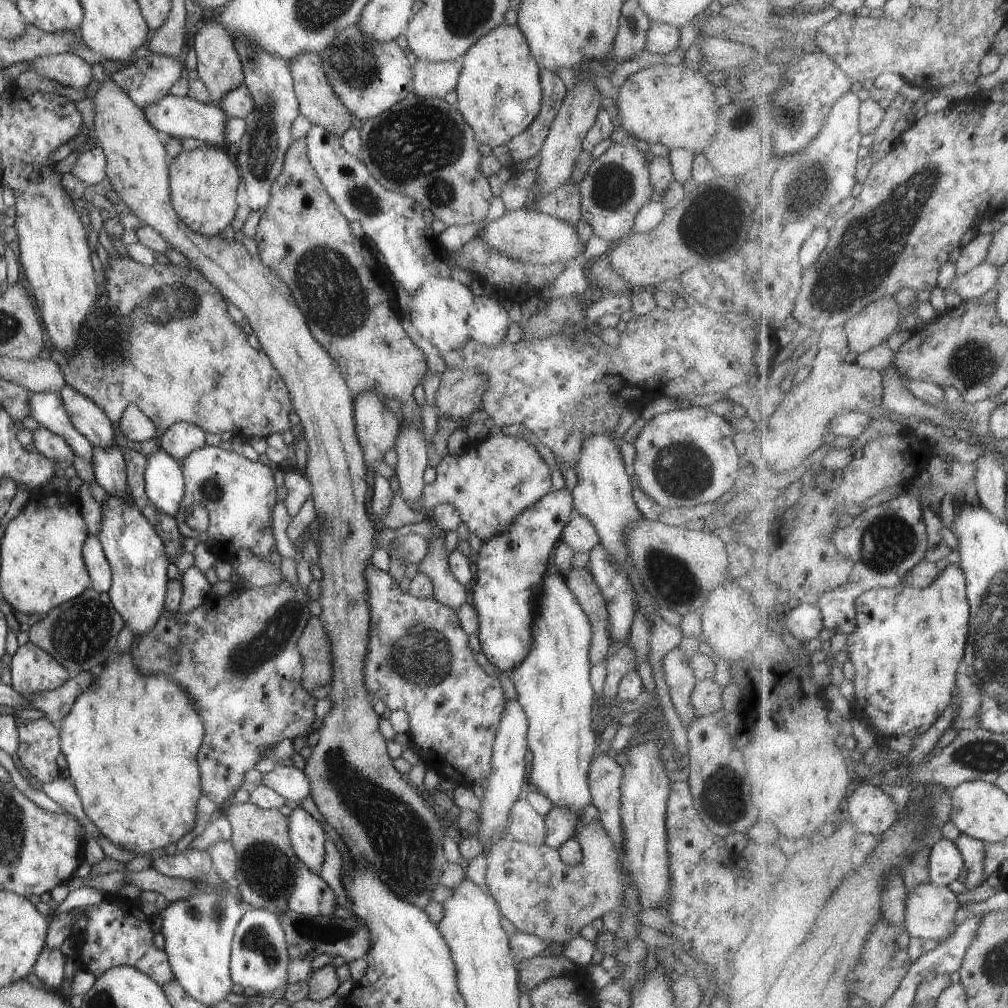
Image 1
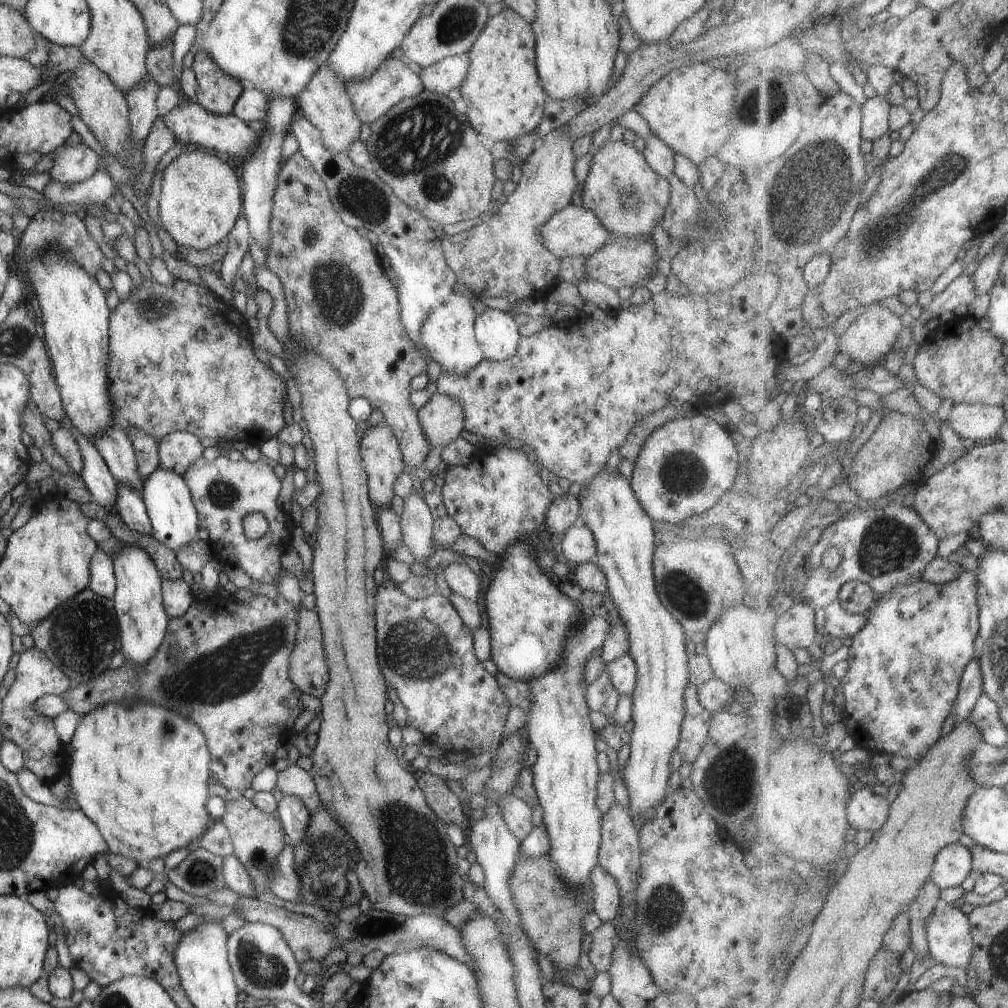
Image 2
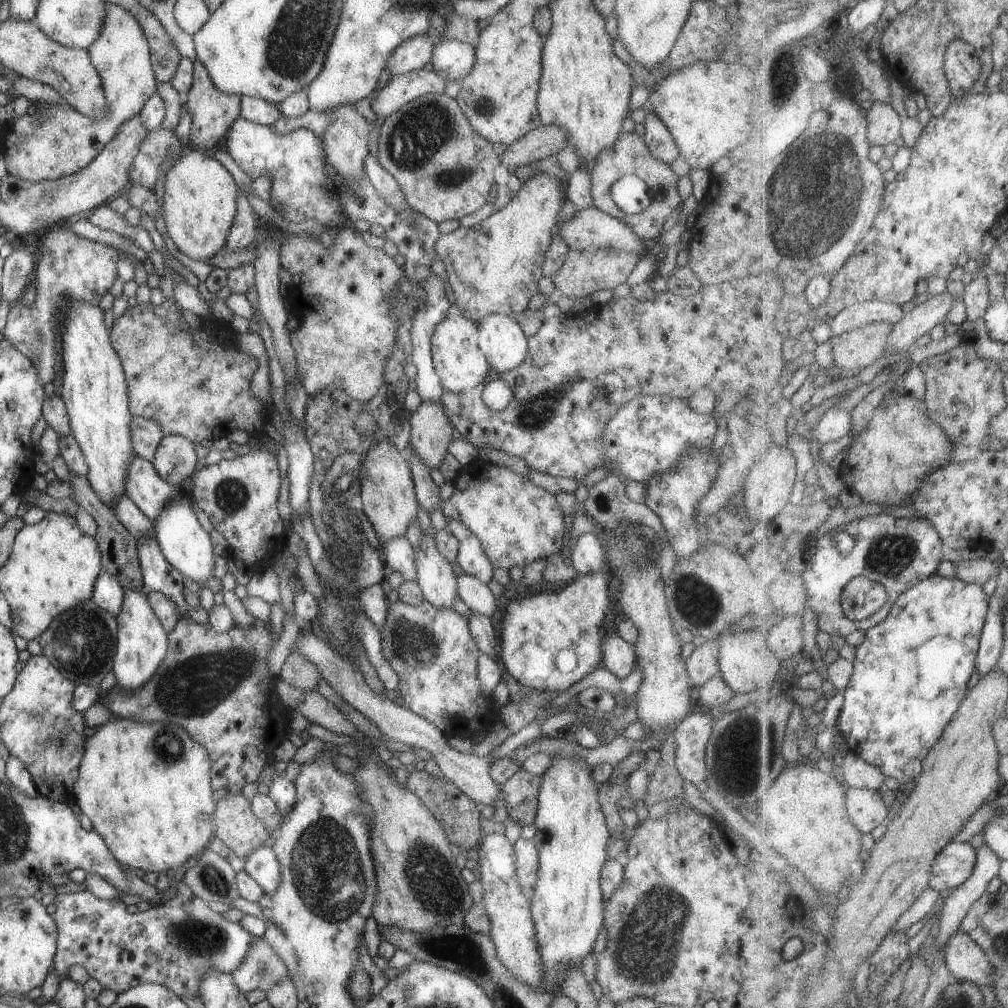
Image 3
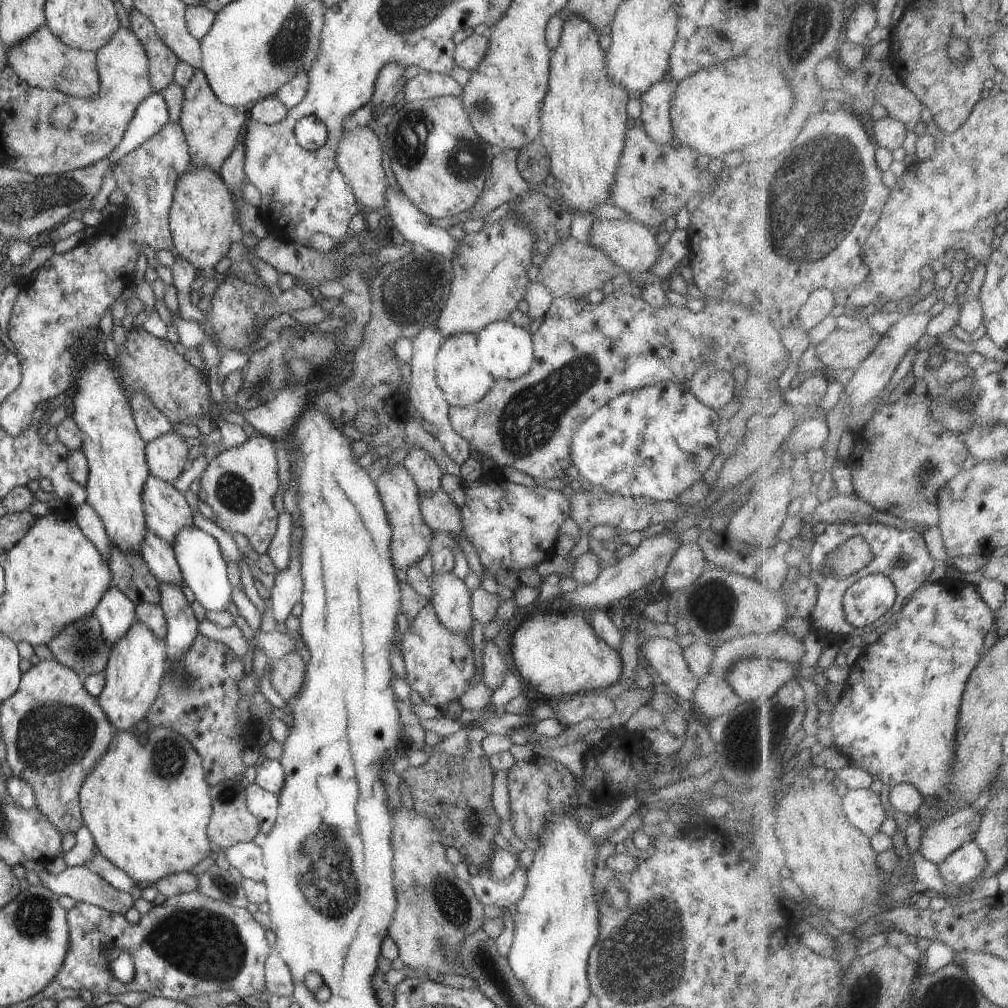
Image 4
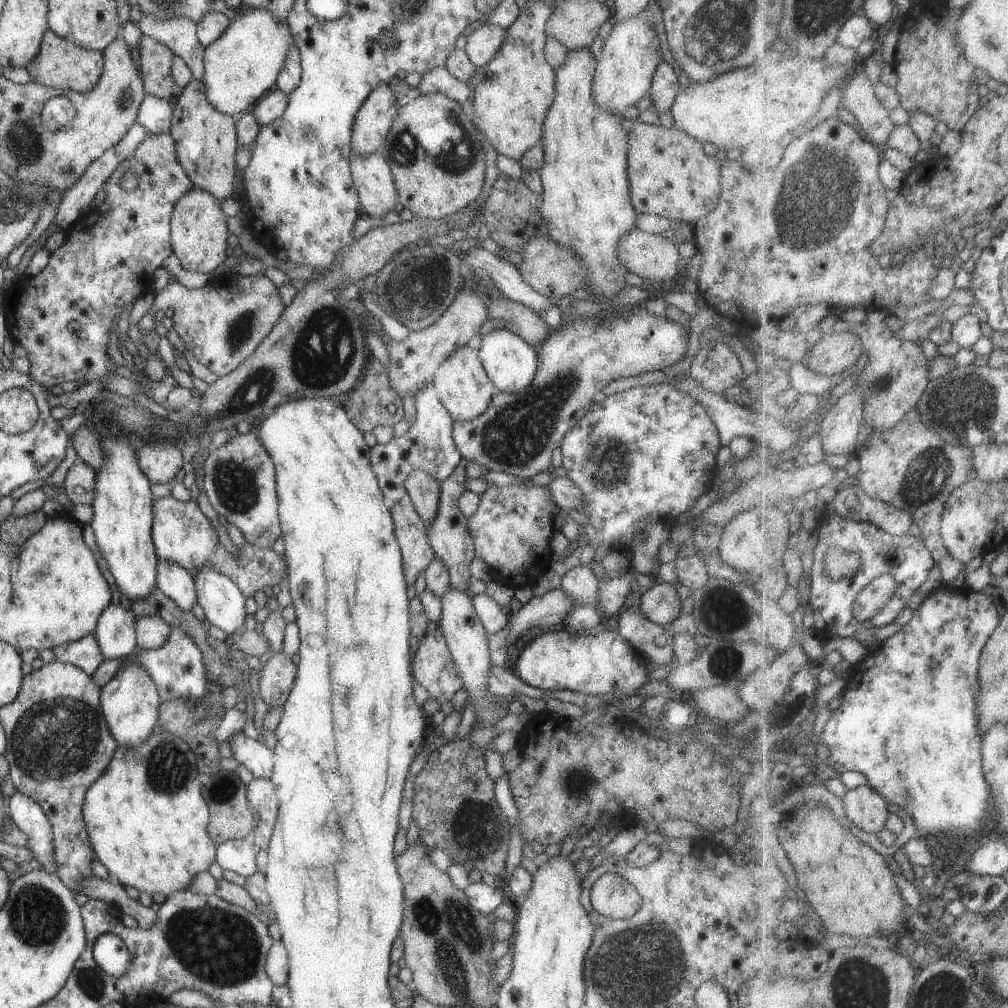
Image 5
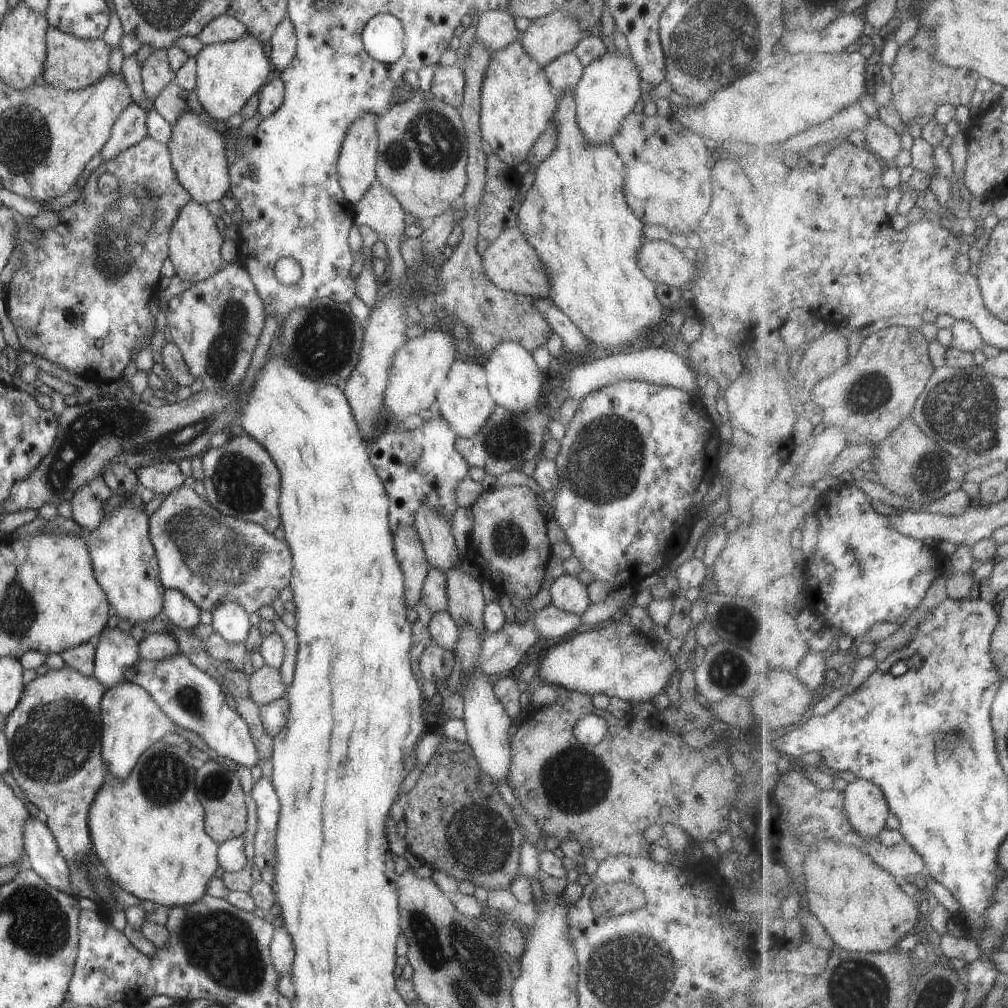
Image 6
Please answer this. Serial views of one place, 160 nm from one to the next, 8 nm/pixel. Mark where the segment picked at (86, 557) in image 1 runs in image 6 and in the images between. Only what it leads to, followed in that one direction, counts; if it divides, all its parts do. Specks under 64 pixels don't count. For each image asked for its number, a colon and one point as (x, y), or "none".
2: (102, 582)
3: (107, 594)
4: (114, 611)
5: (114, 631)
6: (114, 650)

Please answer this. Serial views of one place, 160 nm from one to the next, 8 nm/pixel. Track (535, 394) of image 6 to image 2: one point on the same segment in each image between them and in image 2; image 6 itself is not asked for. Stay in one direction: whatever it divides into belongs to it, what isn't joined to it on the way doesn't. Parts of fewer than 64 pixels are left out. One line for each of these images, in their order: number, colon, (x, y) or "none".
2: (497, 334)
3: (500, 338)
4: (505, 350)
5: (509, 362)

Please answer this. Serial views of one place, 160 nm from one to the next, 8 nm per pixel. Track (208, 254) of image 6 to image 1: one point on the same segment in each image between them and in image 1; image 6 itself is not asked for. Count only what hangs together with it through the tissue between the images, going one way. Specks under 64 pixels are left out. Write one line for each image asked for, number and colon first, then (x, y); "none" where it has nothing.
1: (202, 182)
2: (199, 200)
3: (198, 204)
4: (200, 217)
5: (198, 230)

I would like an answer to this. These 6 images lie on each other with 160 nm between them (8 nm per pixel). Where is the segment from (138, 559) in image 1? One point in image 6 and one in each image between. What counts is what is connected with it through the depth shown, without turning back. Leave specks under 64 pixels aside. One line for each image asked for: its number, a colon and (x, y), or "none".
2: (137, 598)
3: (140, 639)
4: (136, 662)
5: (129, 700)
6: (131, 721)

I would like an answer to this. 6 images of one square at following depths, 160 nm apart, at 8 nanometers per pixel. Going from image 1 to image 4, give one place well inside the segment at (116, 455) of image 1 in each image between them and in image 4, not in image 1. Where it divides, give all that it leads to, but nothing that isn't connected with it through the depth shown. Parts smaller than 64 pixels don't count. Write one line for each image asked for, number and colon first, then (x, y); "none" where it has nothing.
2: (132, 512)
3: (157, 574)
4: (182, 628)

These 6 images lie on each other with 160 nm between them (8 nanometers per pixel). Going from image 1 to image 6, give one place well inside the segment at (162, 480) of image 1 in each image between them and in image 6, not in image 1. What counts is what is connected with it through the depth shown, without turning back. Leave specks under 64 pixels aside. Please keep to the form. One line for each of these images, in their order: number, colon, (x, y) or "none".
2: (168, 502)
3: (185, 545)
4: (202, 568)
5: (222, 602)
6: (228, 619)

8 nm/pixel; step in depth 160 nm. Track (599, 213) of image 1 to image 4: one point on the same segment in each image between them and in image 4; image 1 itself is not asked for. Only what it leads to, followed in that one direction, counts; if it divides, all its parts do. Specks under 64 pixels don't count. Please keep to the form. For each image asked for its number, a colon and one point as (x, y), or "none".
2: (615, 166)
3: (628, 154)
4: (651, 182)

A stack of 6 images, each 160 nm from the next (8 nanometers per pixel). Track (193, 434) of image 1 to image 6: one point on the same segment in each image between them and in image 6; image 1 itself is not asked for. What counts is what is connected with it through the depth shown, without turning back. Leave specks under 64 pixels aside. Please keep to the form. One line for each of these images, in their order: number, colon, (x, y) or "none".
2: (176, 450)
3: (175, 458)
4: (165, 455)
5: (158, 460)
6: (160, 478)

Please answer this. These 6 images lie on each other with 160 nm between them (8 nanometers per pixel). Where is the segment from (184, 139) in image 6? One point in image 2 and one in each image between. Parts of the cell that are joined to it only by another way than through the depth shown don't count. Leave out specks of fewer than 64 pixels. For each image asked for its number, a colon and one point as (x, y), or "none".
2: (216, 92)
3: (211, 112)
4: (210, 129)
5: (204, 139)

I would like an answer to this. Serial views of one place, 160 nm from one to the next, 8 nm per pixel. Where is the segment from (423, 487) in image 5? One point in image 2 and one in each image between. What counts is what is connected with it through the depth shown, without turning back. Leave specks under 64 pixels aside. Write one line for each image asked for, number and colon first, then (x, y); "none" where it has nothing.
2: (441, 418)
3: (430, 430)
4: (419, 464)

